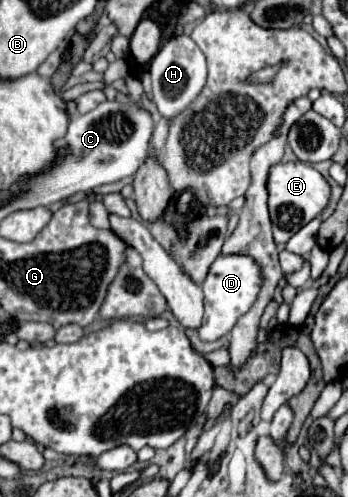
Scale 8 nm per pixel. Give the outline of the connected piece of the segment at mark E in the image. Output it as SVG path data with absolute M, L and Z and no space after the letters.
M287 162L275 164L269 174L269 212L273 222L273 238L277 244L285 244L299 228L309 224L313 218L321 216L331 198L329 182L307 162Z

